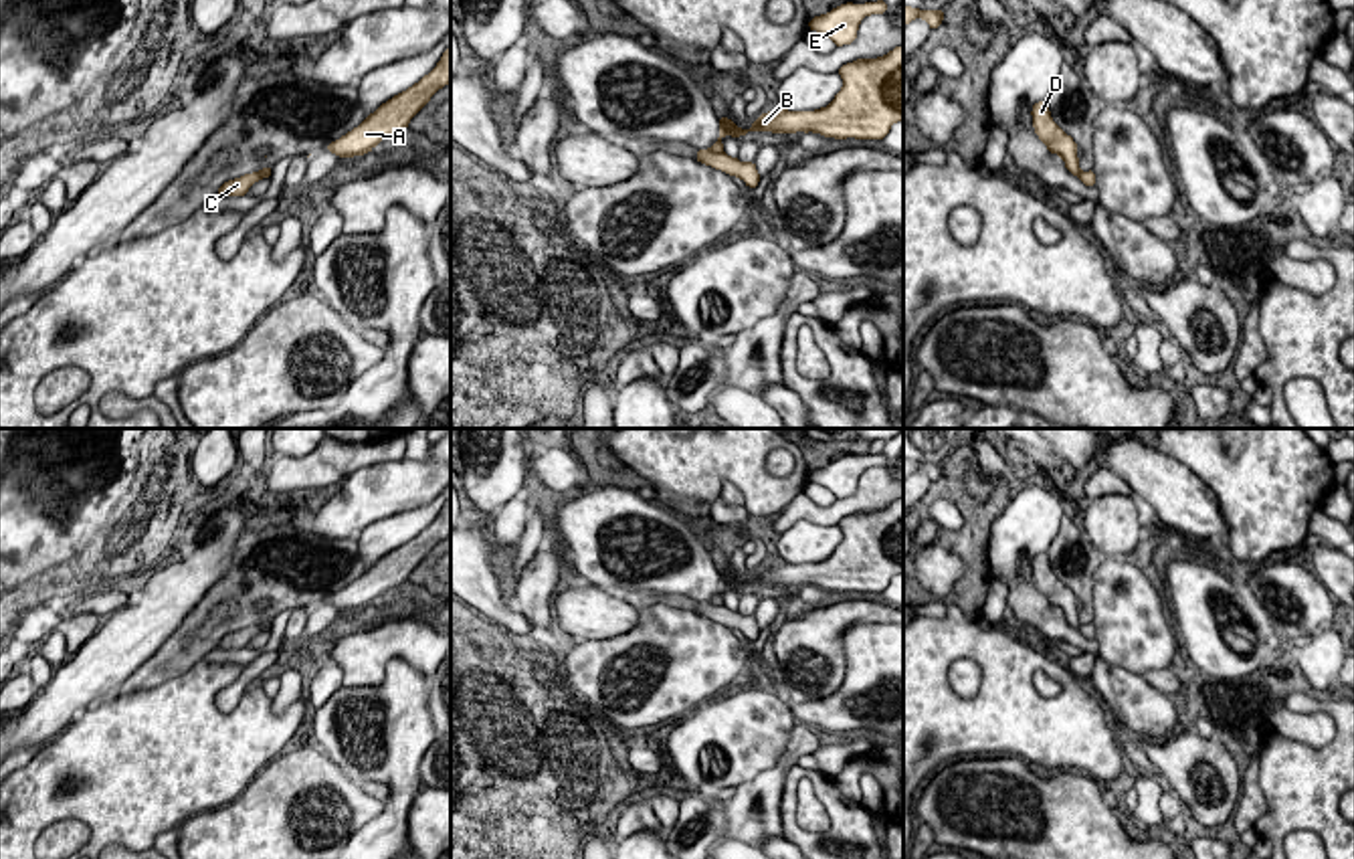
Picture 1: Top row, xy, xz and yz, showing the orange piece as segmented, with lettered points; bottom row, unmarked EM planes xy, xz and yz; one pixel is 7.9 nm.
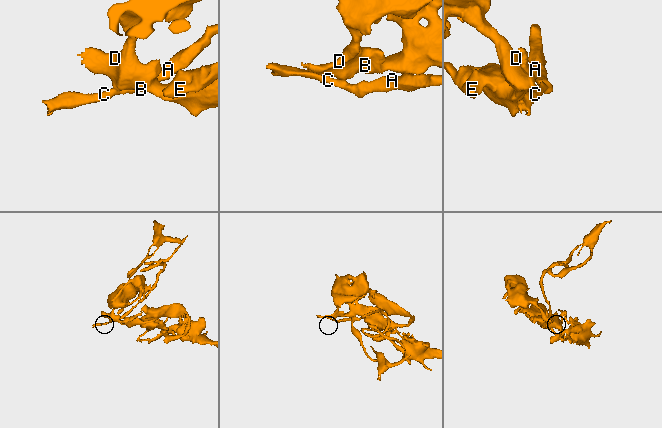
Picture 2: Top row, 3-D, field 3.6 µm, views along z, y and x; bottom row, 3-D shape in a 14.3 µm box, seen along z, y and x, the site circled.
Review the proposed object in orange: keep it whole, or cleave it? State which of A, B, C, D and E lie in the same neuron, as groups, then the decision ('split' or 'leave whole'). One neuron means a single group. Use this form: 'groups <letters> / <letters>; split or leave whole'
groups A B C D E; leave whole

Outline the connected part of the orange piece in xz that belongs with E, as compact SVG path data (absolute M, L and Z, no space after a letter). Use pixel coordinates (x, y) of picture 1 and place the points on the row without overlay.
M883 453L865 457L841 457L823 469L814 469L808 475L810 483L818 483L833 491L837 499L851 497L857 491L859 475L869 467L885 467L887 457Z

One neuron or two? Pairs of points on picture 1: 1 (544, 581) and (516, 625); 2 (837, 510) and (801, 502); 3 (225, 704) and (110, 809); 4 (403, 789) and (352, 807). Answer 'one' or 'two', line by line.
1: two
2: one
3: two
4: two

